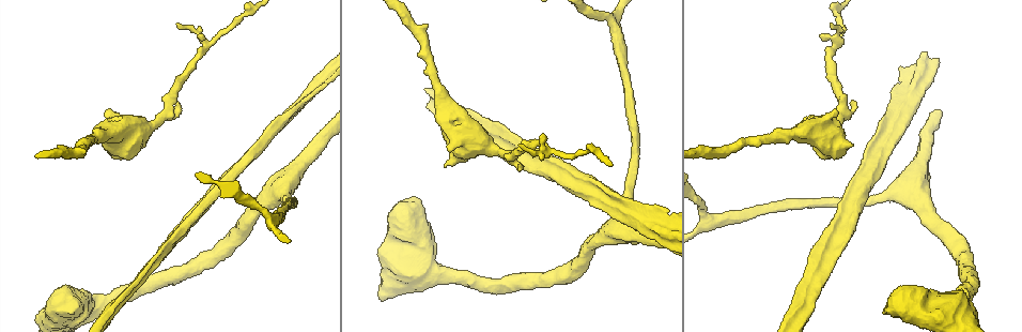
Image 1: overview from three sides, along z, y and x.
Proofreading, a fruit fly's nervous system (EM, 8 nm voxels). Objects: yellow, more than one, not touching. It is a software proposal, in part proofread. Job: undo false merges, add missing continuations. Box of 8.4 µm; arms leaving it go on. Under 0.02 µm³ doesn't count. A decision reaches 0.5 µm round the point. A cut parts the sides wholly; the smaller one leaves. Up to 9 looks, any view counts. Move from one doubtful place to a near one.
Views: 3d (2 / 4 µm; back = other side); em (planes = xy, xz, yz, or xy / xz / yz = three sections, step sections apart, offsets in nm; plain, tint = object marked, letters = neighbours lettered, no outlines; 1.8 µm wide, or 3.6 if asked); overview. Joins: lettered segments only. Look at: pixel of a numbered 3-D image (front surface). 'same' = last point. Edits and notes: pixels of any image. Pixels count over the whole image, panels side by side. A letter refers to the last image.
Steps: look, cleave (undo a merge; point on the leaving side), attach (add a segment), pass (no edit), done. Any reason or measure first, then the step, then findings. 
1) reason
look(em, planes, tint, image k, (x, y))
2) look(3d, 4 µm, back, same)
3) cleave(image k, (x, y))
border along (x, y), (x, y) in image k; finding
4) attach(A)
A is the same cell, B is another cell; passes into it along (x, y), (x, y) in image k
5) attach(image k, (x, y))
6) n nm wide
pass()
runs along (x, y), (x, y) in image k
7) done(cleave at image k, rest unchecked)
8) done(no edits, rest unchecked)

branch stops here
look(3d, 2 µm, image 1, (444, 166))

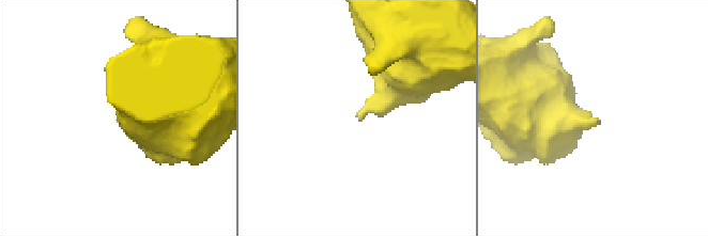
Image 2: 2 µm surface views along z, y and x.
look(em, 3.6 µm, xy, step 16, letters, image 2, (595, 118))

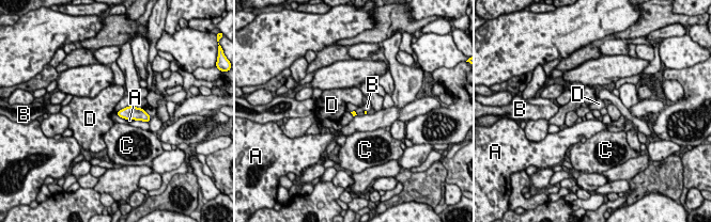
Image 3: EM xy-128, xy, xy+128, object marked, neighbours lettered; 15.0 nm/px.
cut it another way
look(em, 3.6 µm, planes, letters, same)

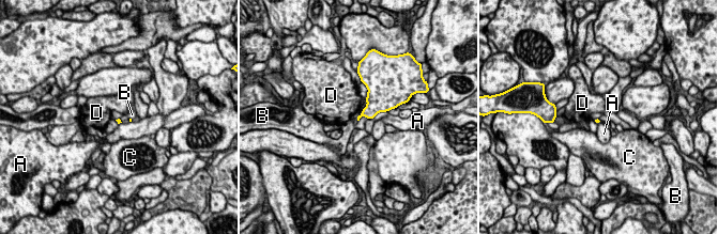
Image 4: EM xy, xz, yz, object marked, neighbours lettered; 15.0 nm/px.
pass()
A, B, C and D are other cells; border along (372, 119), (362, 116), (357, 121) in image 4; no lettered segment goes on from it

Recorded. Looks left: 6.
free end
look(3d, 2 µm, image 1, (540, 136))

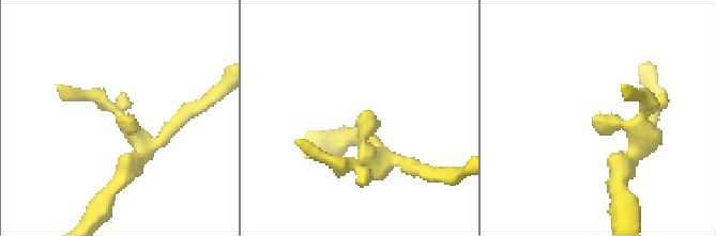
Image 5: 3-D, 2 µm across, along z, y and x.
need the tissue
look(em, planes, plain, image 5, (596, 118))

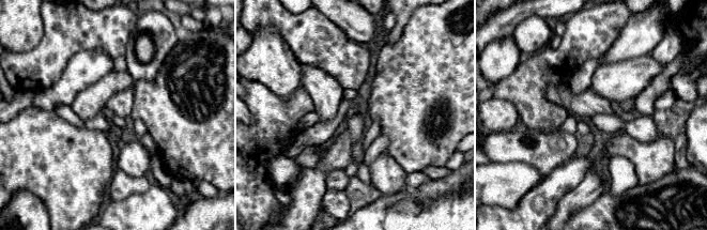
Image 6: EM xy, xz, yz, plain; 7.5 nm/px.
look(em, planes, letters, same)

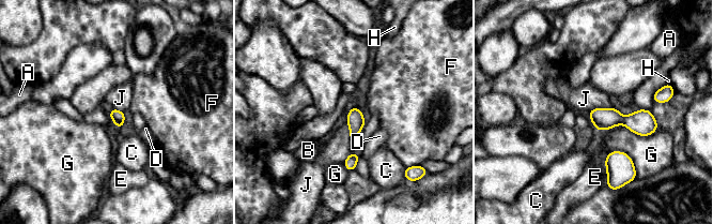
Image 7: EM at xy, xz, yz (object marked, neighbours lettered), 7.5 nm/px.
G touches over 460 nm
pass()
A, B, C, D, E, F, G, H and J are other cells; none of them fits

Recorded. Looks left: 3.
sharp bend
look(3d, 2 µm, back, image 1, (315, 85))

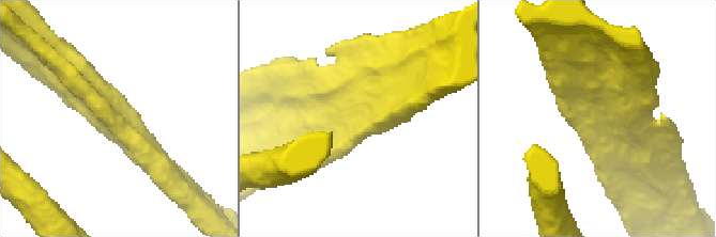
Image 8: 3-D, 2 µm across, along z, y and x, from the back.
look(em, 3.6 µm, planes, tint, image 8, (610, 114))

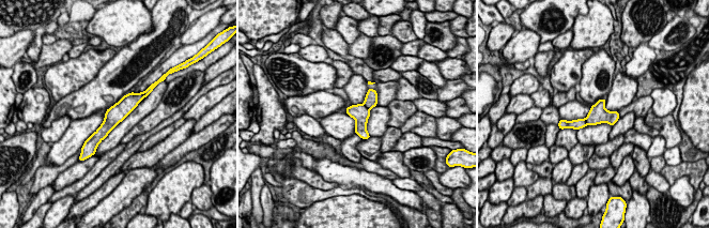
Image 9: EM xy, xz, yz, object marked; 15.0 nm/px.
what lies round it
look(em, 3.6 µm, planes, letters, same)

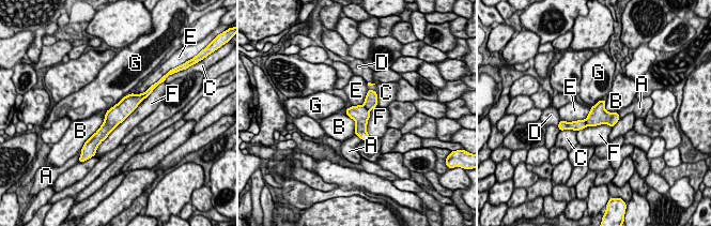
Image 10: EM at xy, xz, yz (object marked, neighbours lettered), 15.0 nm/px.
cleave(image 10, (370, 102))
A, B, C, D, E, F and G are other cells; border along (364, 105), (369, 110) in image 10; a second neuron is stuck on

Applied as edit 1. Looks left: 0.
done(cleave at image 10, rest unchecked)

